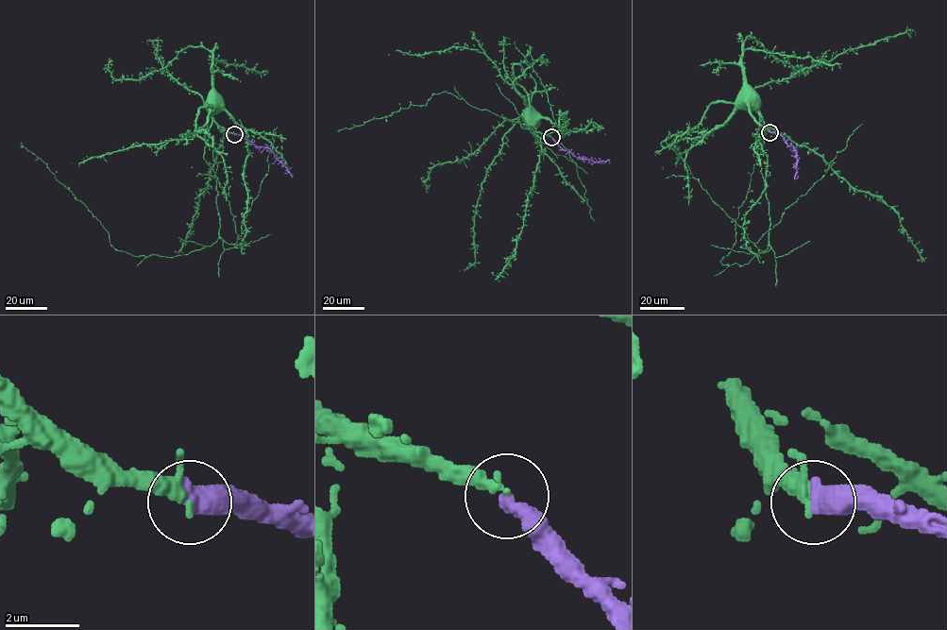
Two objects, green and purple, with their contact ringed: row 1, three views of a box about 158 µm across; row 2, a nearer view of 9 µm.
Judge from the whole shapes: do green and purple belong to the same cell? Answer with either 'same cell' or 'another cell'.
same cell

